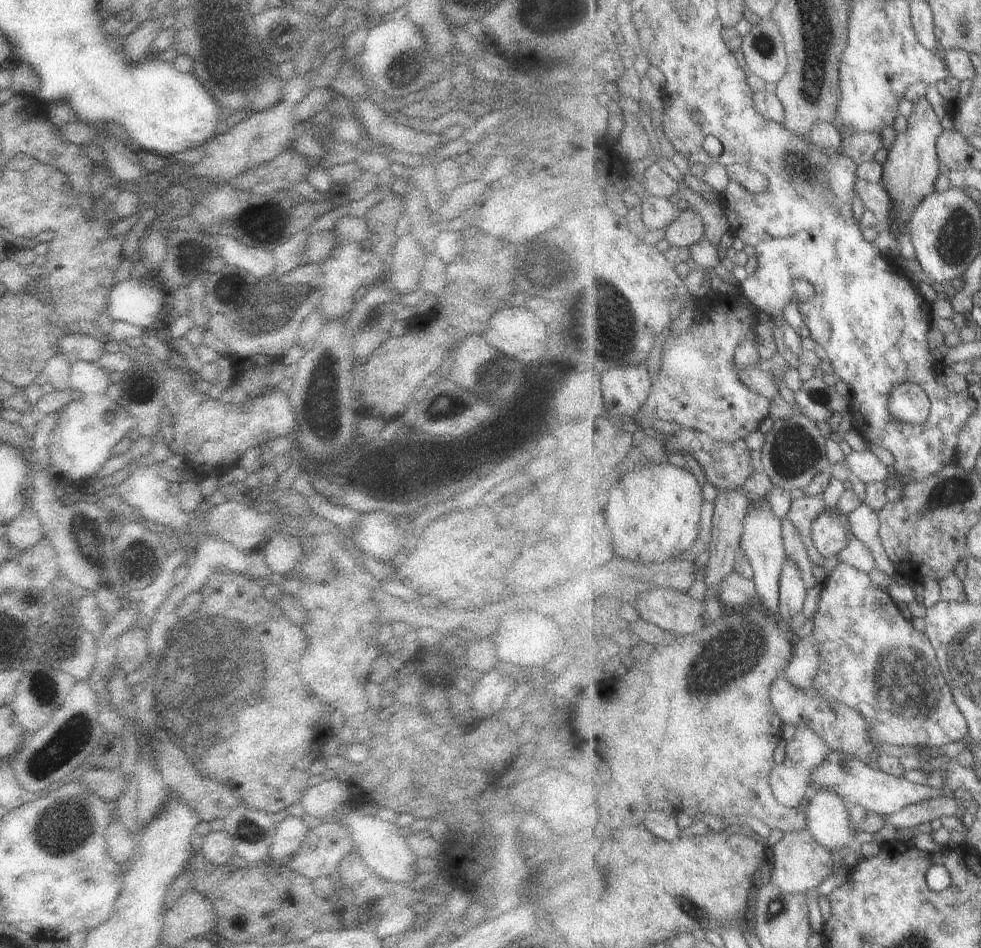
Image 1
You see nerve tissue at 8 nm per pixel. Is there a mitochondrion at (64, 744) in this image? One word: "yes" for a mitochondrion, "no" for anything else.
yes

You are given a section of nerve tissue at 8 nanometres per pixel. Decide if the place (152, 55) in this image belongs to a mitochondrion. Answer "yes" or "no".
no

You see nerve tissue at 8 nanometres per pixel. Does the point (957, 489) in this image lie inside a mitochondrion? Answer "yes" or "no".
yes

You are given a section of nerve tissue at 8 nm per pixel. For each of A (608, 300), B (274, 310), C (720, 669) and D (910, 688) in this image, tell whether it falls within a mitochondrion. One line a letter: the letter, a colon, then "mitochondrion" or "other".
A: mitochondrion
B: mitochondrion
C: mitochondrion
D: mitochondrion

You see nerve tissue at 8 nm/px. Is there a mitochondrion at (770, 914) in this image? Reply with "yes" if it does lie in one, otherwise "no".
yes

